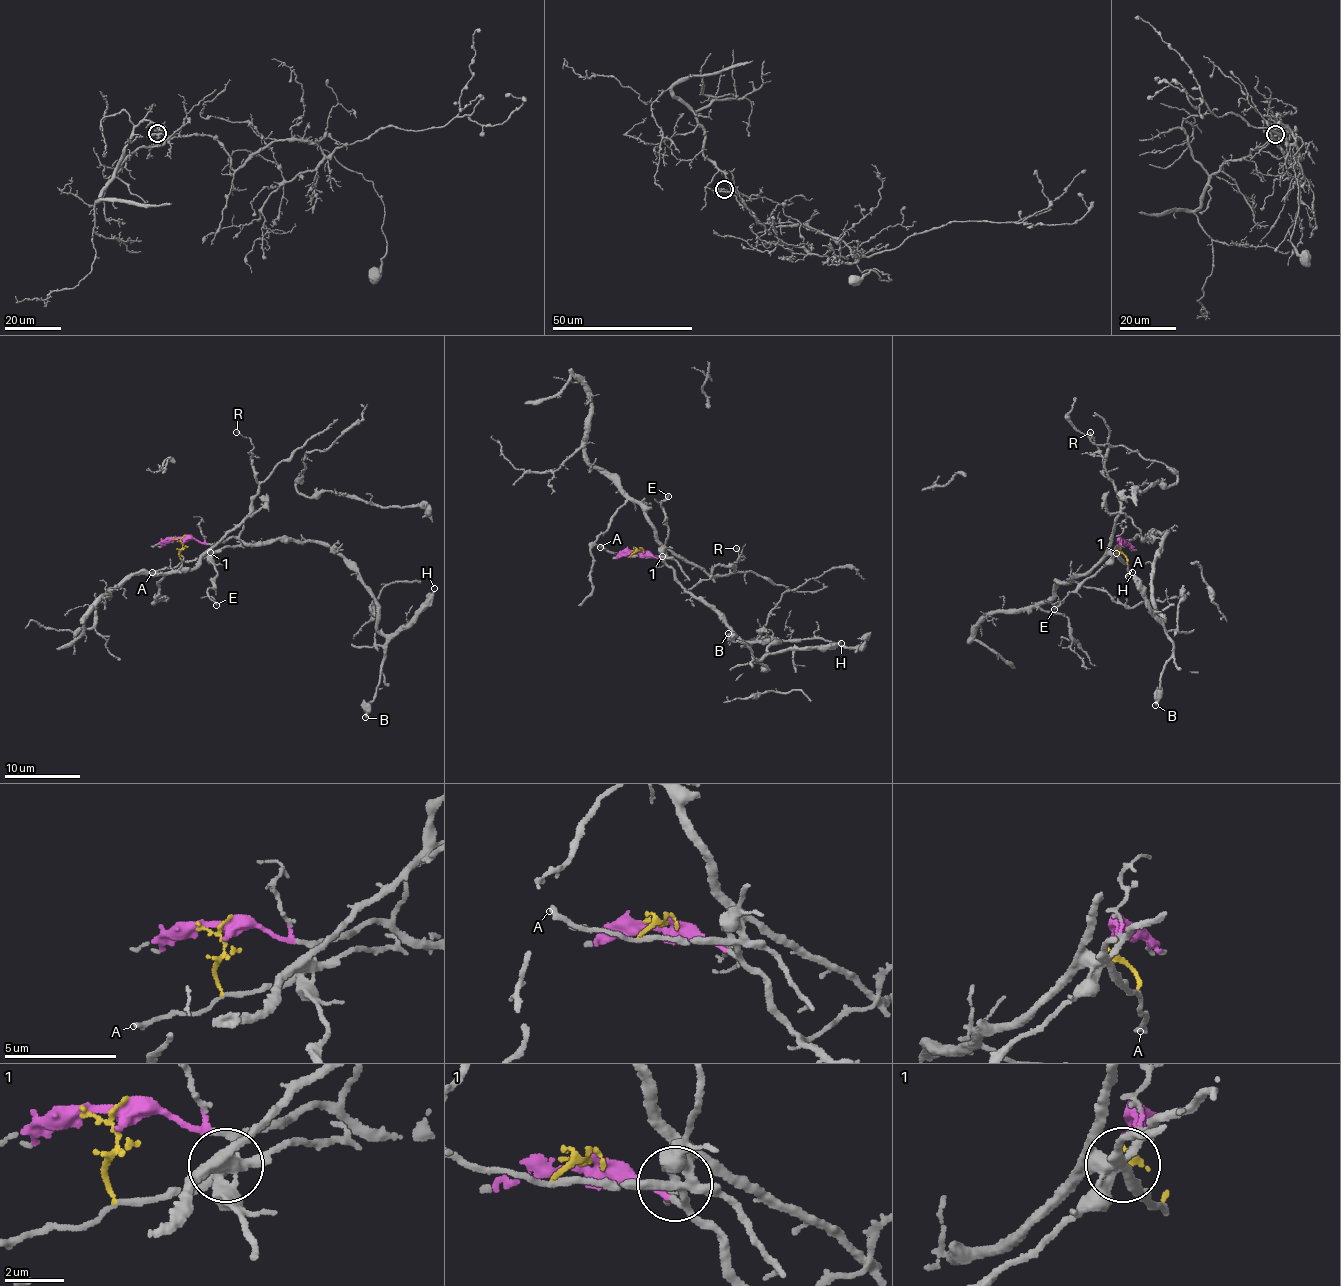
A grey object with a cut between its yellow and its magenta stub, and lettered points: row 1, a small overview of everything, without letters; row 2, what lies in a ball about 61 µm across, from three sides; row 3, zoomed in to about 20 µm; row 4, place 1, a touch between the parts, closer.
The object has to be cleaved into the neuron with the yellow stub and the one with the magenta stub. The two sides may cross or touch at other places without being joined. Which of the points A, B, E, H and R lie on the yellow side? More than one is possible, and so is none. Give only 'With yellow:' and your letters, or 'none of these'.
With yellow: A, R

